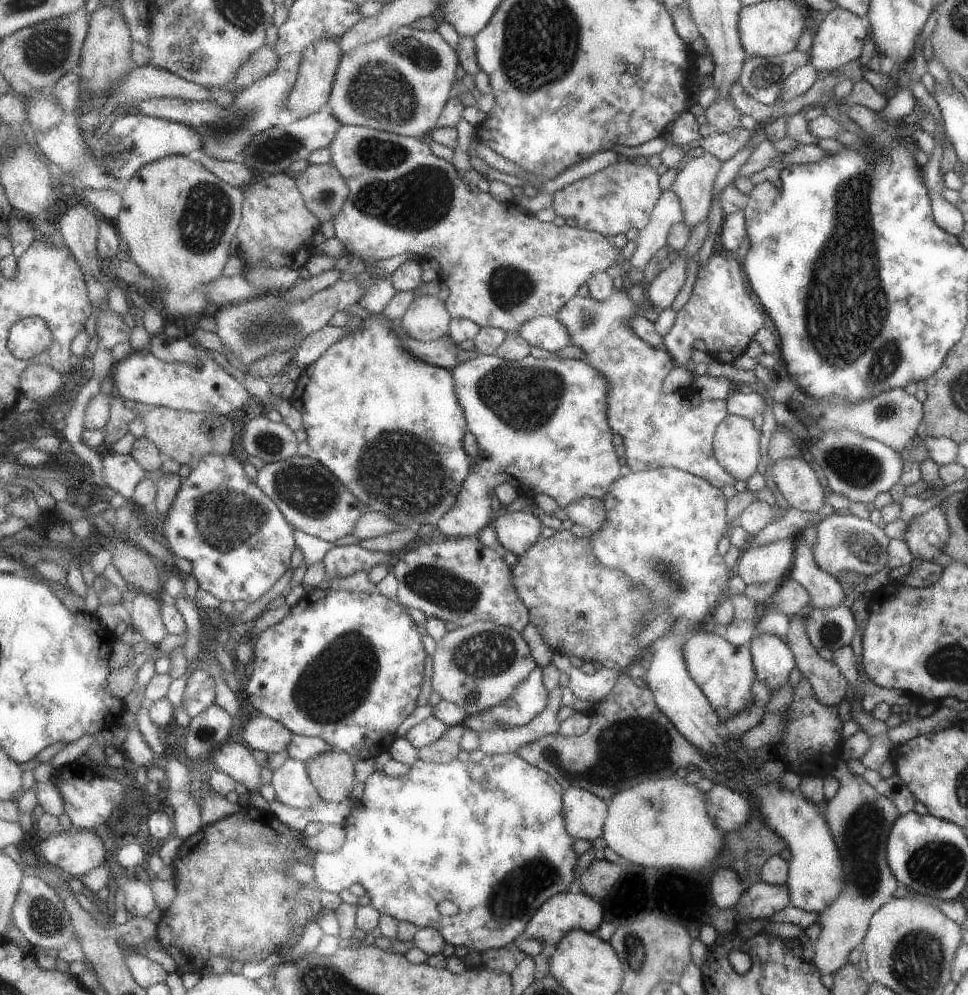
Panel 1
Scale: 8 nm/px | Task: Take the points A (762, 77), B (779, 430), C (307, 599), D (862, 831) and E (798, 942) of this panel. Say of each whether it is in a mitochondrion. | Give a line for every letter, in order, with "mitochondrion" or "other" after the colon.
A: mitochondrion
B: other
C: other
D: mitochondrion
E: other

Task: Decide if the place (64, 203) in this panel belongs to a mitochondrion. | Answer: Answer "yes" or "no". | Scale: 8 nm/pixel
no

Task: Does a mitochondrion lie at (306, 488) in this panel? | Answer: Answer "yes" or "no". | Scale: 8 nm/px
yes

